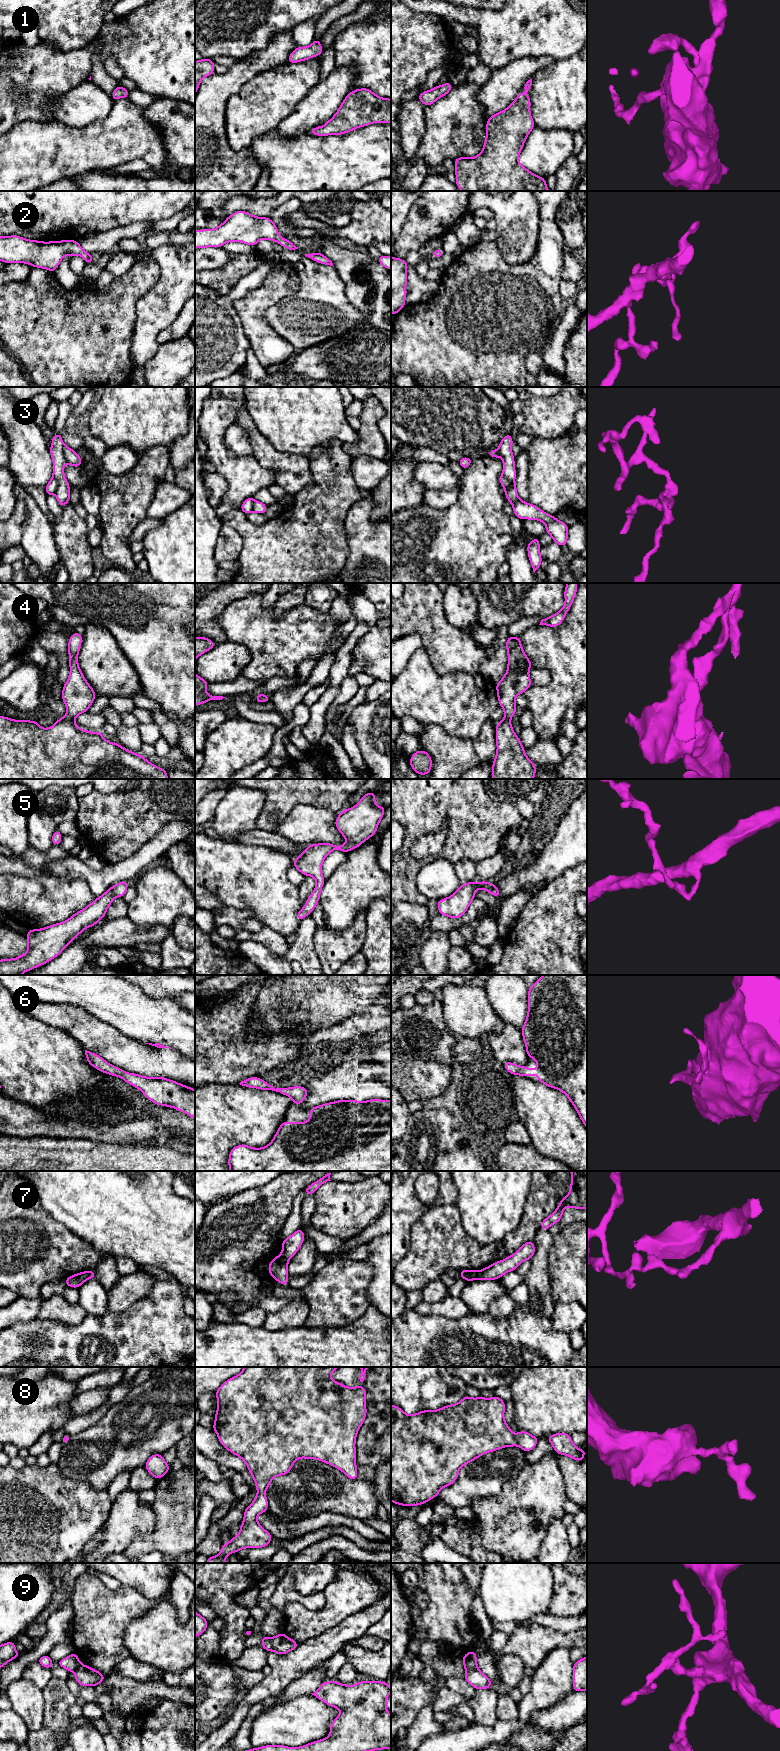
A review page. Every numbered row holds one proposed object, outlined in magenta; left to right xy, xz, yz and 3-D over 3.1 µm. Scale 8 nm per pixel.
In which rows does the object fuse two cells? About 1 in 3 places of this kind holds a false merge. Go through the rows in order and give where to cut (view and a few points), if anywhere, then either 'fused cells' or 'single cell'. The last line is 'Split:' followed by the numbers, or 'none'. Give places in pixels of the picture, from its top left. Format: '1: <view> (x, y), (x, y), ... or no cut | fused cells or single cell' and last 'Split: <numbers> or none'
1: no cut | single cell
2: no cut | single cell
3: xy (52, 476), (57, 482), (55, 493) | fused cells
4: no cut | single cell
5: no cut | single cell
6: no cut | single cell
7: xz (280, 1254), (287, 1261) | fused cells
8: no cut | single cell
9: xz (272, 1638), (272, 1648), (270, 1650) | fused cells
Split: 3, 7, 9

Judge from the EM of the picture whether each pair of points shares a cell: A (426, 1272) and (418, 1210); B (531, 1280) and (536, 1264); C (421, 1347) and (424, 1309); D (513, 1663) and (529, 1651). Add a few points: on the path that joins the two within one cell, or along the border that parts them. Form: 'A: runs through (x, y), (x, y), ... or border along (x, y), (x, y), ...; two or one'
A: border along (428, 1207), (412, 1226), (410, 1240); two
B: runs through (535, 1276), (536, 1268); one
C: border along (413, 1309), (423, 1315), (441, 1315), (447, 1318); two
D: border along (499, 1651), (505, 1654), (515, 1654), (527, 1668); two

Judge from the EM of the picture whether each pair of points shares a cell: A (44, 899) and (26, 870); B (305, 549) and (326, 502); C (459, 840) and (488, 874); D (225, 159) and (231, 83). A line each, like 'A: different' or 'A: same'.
A: different
B: same
C: different
D: same

